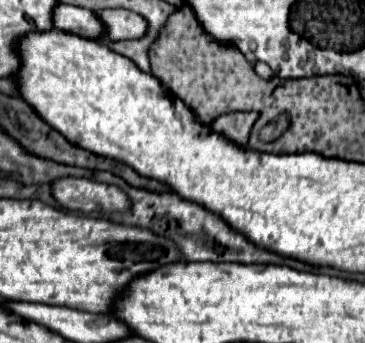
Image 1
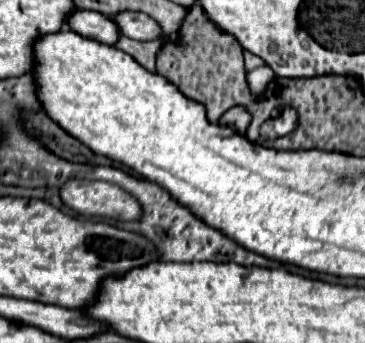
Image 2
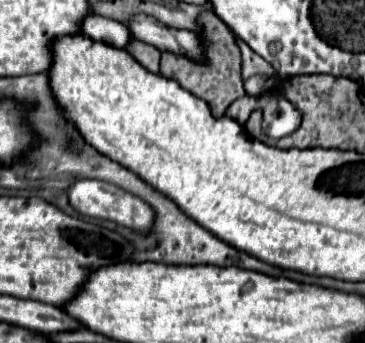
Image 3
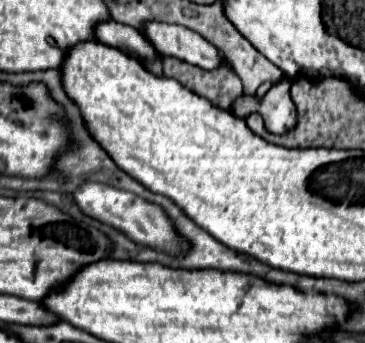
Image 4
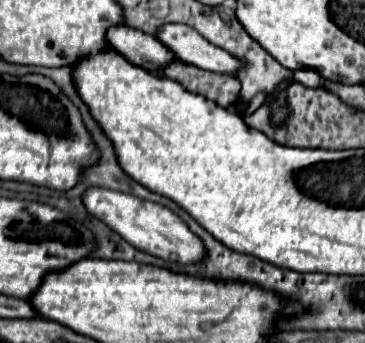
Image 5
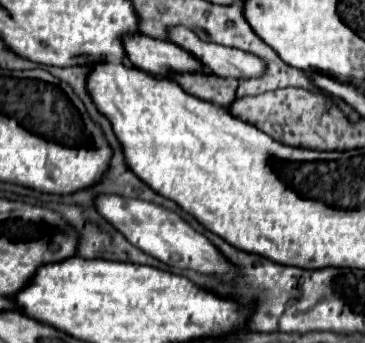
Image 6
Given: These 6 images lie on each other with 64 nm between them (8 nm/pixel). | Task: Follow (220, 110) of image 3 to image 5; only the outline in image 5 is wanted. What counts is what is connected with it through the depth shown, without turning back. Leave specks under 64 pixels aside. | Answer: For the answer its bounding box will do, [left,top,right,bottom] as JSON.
[164,62,230,106]

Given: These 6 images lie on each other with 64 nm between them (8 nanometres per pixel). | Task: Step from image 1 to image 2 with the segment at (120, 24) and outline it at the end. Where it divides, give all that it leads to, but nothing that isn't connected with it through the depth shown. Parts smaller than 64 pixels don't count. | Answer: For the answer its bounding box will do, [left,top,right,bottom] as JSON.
[114,12,162,40]

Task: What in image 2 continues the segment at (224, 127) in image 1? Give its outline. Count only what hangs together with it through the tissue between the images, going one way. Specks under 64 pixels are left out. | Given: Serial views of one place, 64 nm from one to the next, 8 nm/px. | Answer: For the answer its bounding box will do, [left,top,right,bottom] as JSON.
[220,106,250,134]

